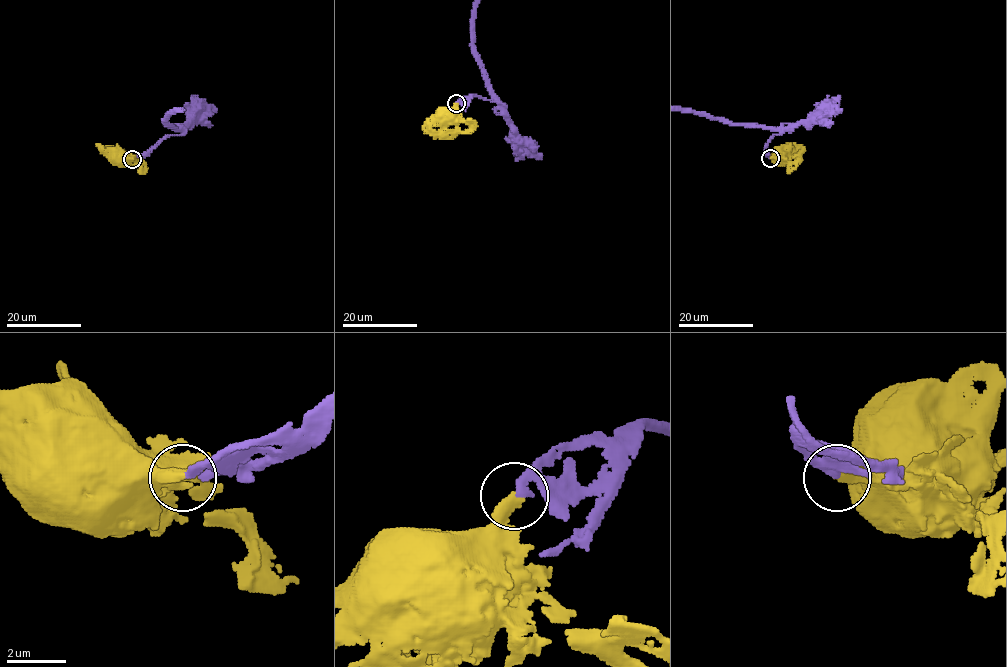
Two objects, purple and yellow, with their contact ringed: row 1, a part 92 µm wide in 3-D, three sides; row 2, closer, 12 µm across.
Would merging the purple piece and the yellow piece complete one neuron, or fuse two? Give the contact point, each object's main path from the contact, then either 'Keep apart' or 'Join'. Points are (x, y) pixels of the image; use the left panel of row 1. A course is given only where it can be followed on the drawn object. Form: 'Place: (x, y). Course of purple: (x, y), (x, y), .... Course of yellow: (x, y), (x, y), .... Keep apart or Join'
Place: (132, 159). Course of yellow: (132, 159), (118, 158). Join

